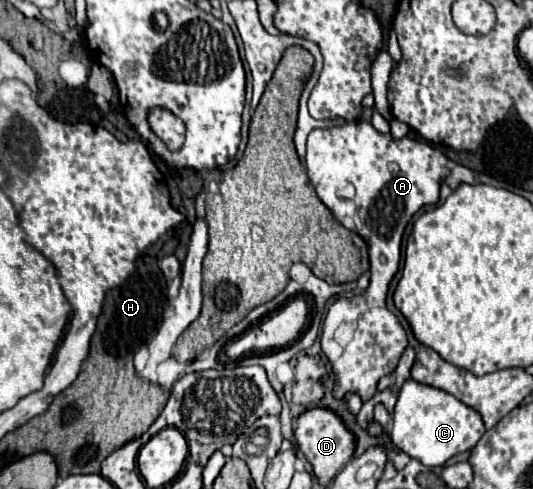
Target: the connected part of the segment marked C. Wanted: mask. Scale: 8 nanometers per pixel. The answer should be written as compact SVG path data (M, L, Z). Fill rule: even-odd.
M414 380L404 382L394 406L390 438L394 446L410 458L420 460L424 466L442 466L452 456L472 450L484 432L486 426L482 416L474 408L460 402L456 396Z

